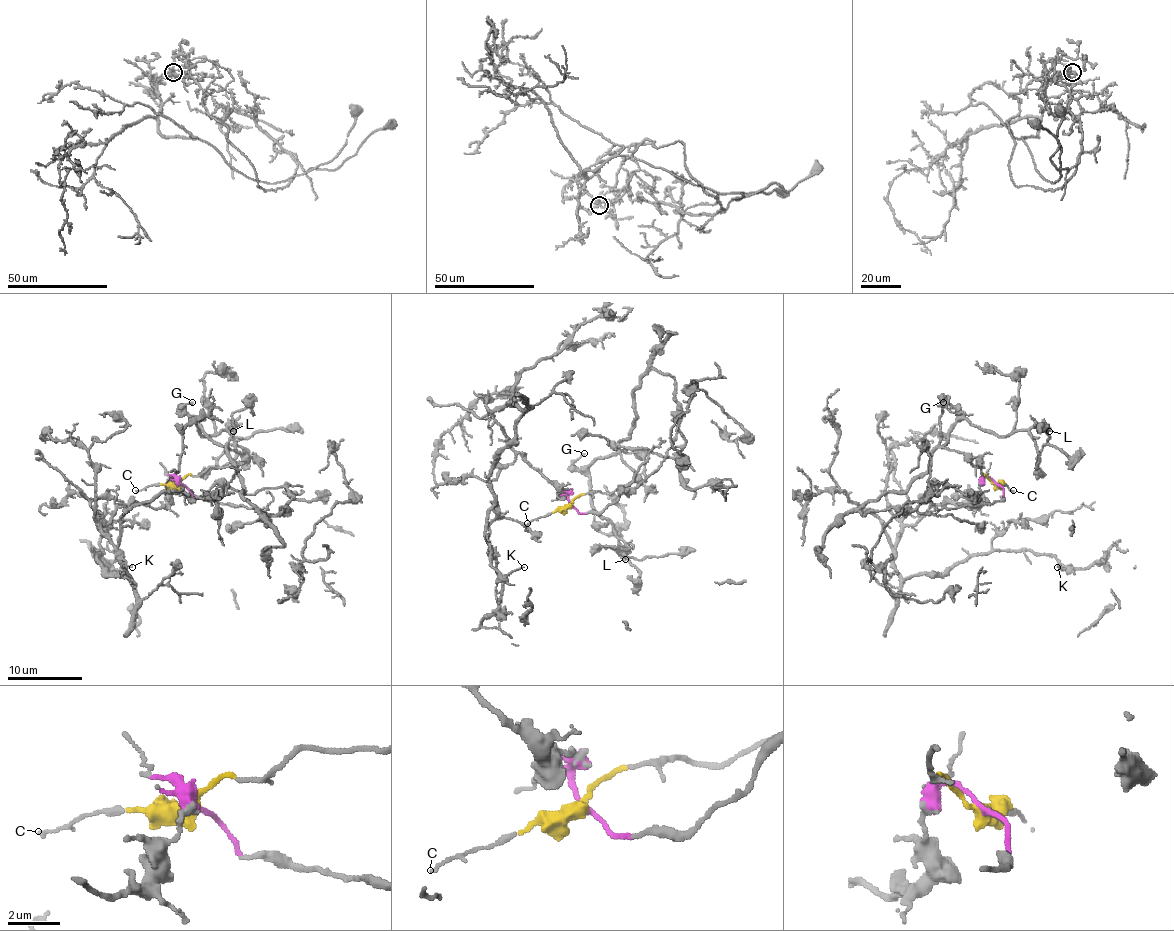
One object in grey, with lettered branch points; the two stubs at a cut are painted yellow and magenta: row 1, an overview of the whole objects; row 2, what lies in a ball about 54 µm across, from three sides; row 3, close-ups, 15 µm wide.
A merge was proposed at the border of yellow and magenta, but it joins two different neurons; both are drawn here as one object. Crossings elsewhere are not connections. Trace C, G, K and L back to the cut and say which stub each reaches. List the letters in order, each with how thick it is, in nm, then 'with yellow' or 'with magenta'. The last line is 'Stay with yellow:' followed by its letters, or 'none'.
C: calibre 110 nm; with yellow
G: calibre 150 nm; with yellow
K: calibre 140 nm; with magenta
L: calibre 480 nm; with yellow
Stay with yellow: C, G, L

